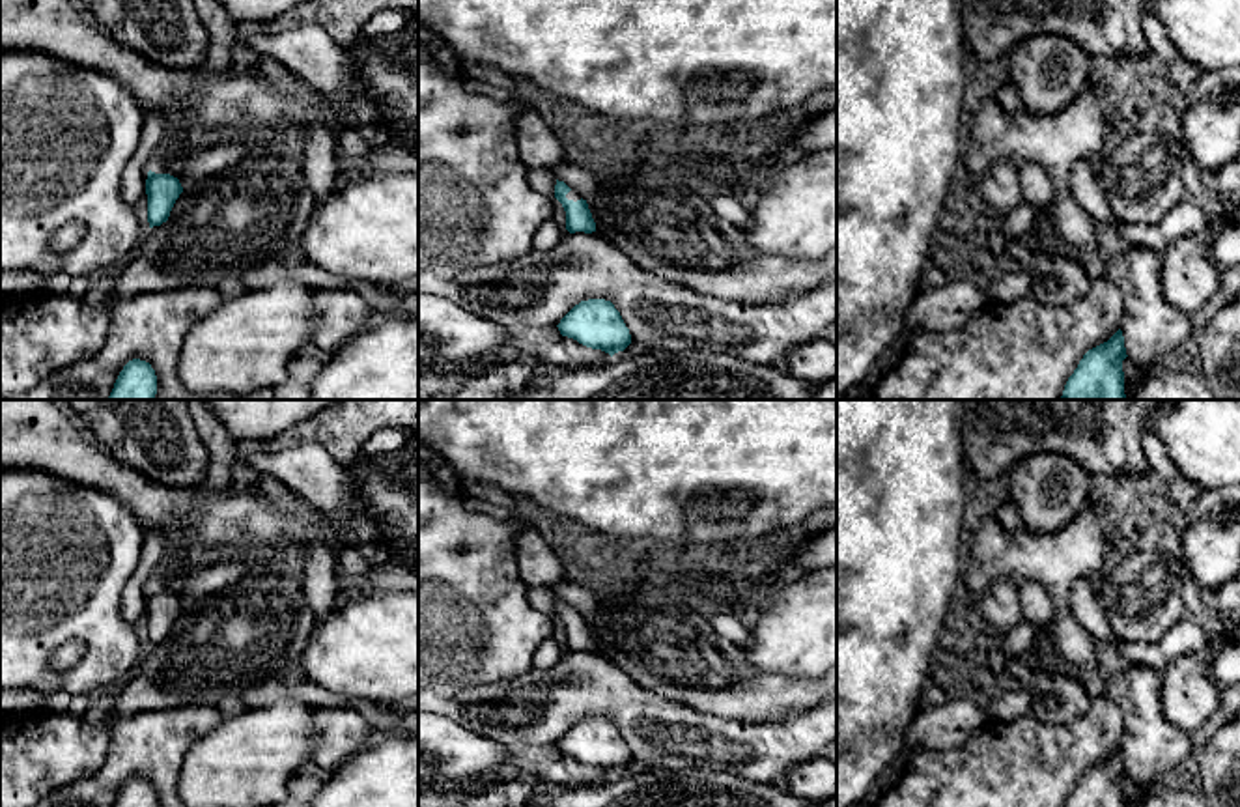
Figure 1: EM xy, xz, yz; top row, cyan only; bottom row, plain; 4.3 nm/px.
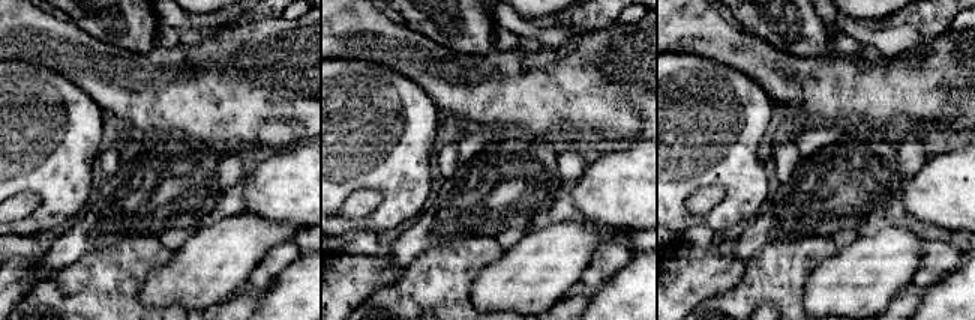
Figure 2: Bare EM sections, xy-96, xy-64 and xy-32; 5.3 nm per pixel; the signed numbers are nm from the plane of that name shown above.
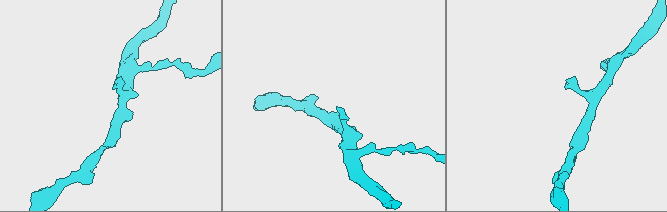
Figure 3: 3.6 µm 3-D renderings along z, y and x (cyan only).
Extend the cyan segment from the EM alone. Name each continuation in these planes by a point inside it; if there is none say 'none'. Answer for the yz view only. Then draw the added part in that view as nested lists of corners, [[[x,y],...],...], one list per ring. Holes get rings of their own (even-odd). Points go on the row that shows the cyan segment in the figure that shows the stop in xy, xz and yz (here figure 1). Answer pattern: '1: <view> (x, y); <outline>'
none

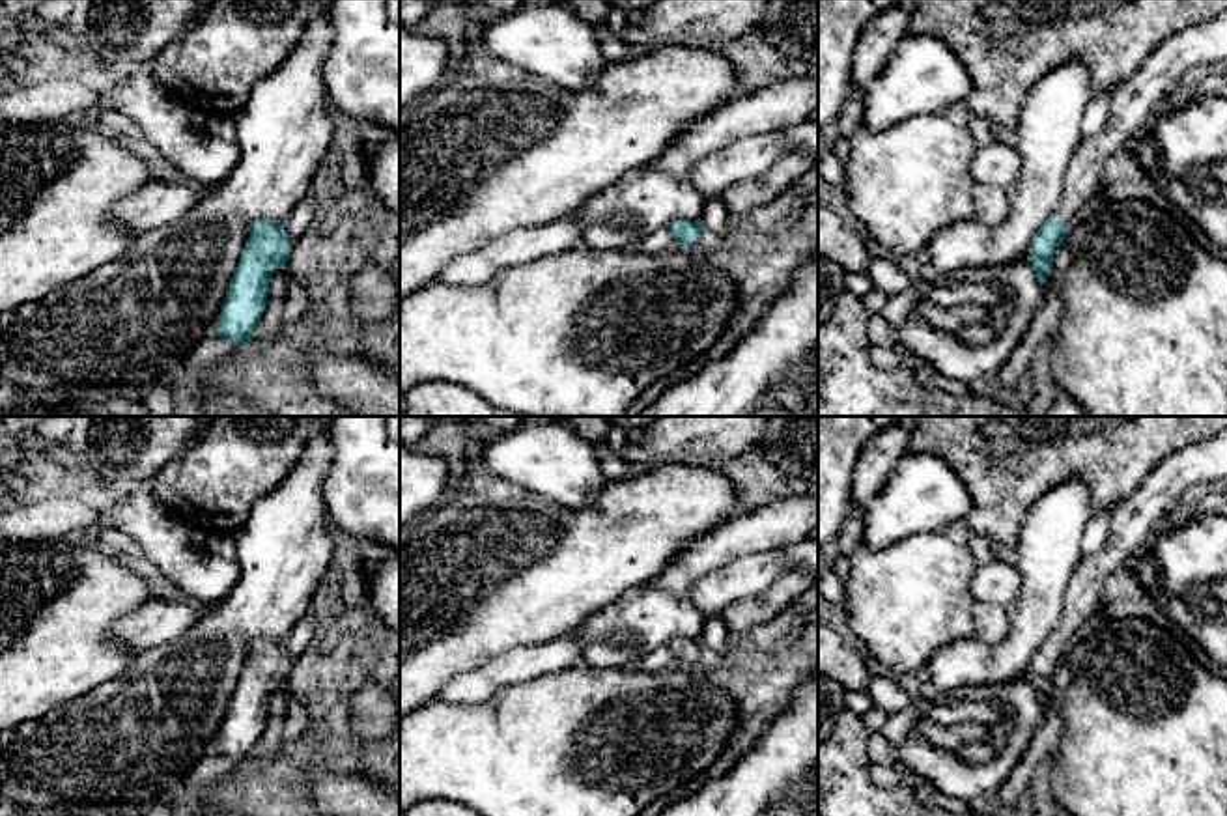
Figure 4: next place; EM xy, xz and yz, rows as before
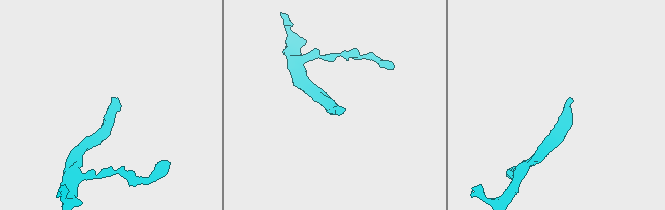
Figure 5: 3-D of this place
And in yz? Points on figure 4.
1: yz (1132, 105); [[[1227,11],[1190,30],[1162,41],[1139,65],[1139,69],[1115,88],[1106,125],[1094,136],[1083,136],[1065,174],[1065,192],[1053,217],[1070,224],[1081,215],[1083,204],[1094,196],[1100,176],[1109,157],[1124,148],[1139,131],[1149,131],[1158,103],[1167,97],[1188,69],[1227,62]]]

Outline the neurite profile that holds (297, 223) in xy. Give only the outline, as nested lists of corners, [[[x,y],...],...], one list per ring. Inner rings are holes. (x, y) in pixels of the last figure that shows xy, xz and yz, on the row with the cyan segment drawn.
[[[306,194],[288,217],[284,230],[291,245],[308,230],[314,217],[314,196]]]

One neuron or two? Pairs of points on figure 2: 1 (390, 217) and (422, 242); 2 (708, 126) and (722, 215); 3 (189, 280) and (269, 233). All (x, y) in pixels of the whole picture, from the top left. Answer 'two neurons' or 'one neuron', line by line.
1: two neurons
2: one neuron
3: one neuron

